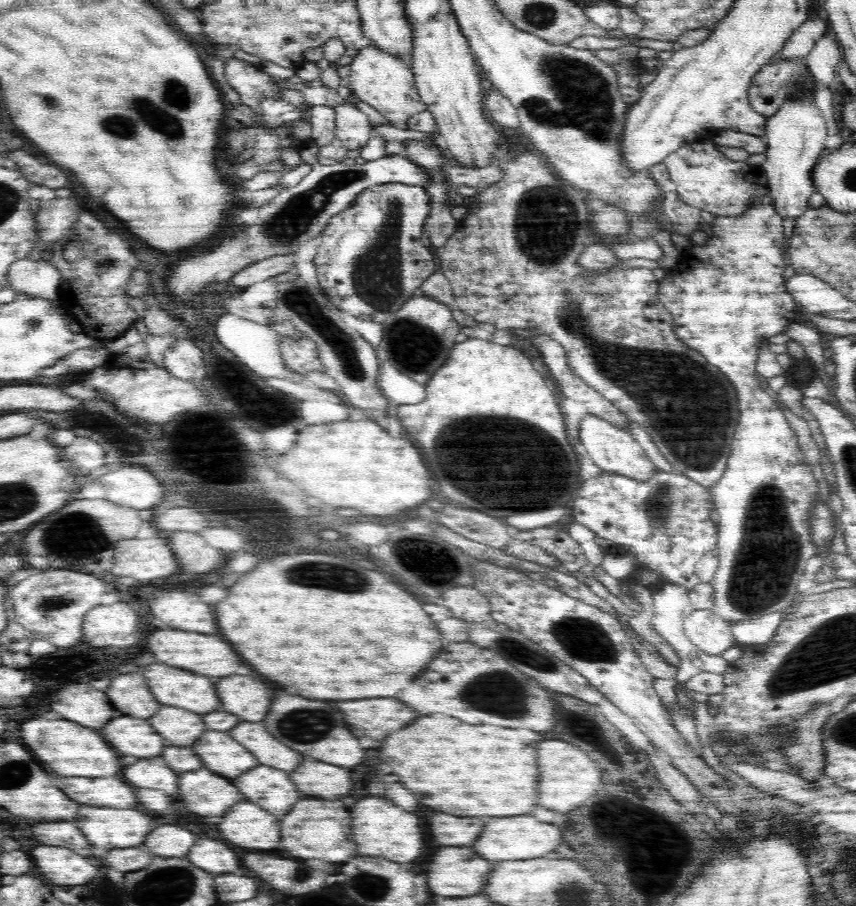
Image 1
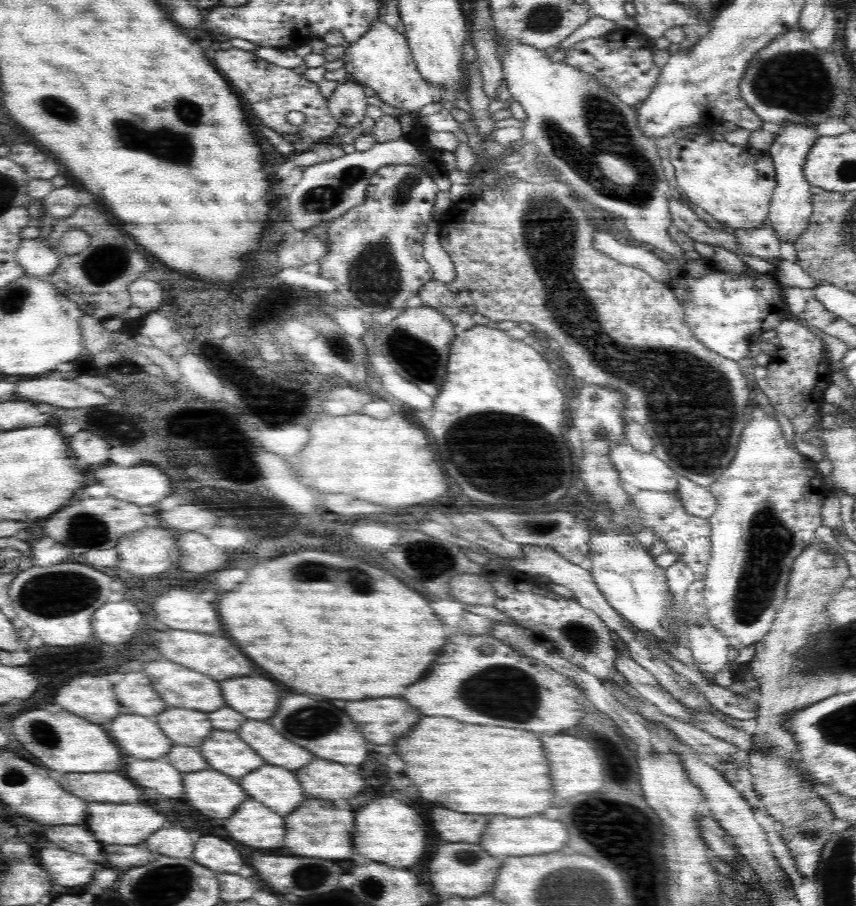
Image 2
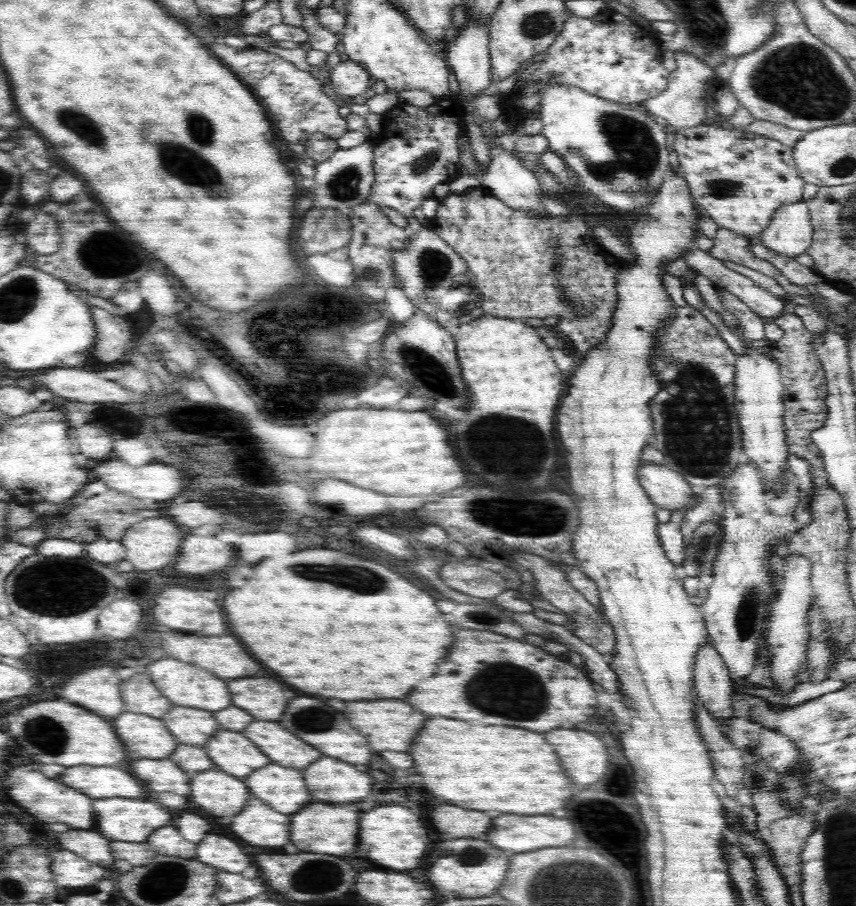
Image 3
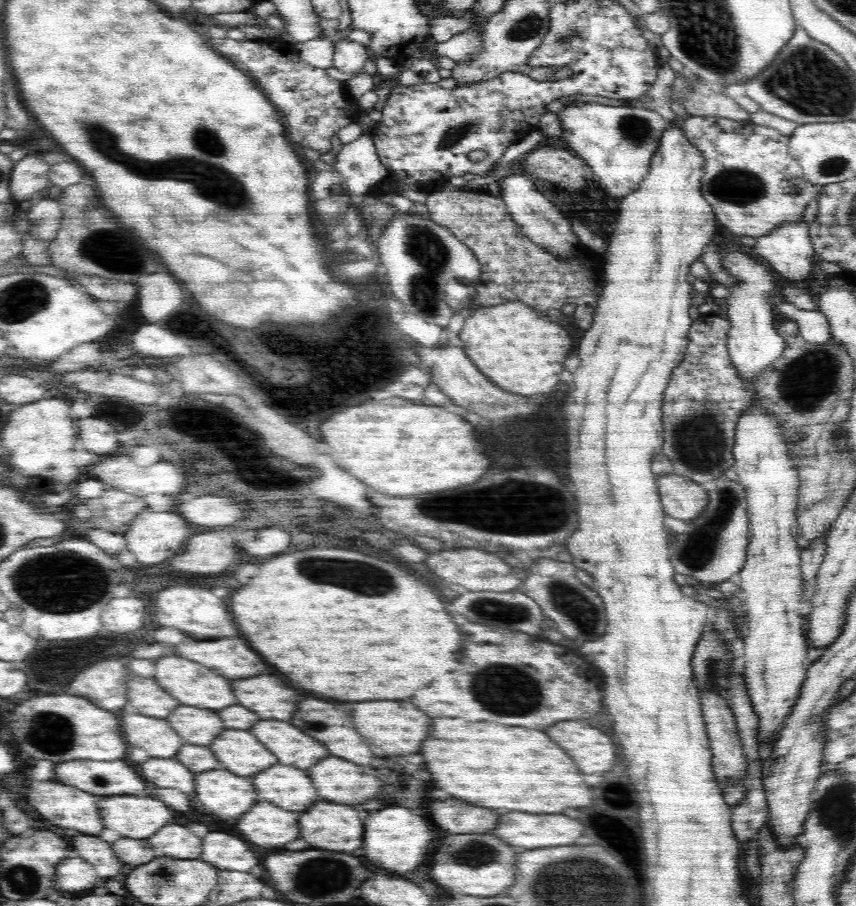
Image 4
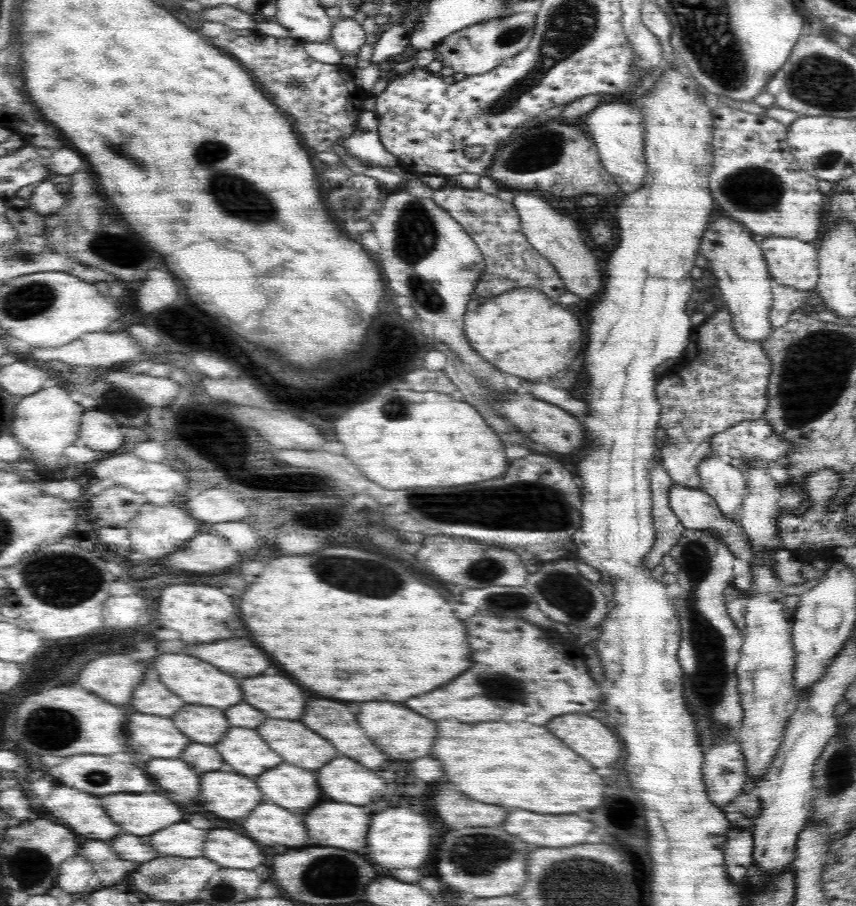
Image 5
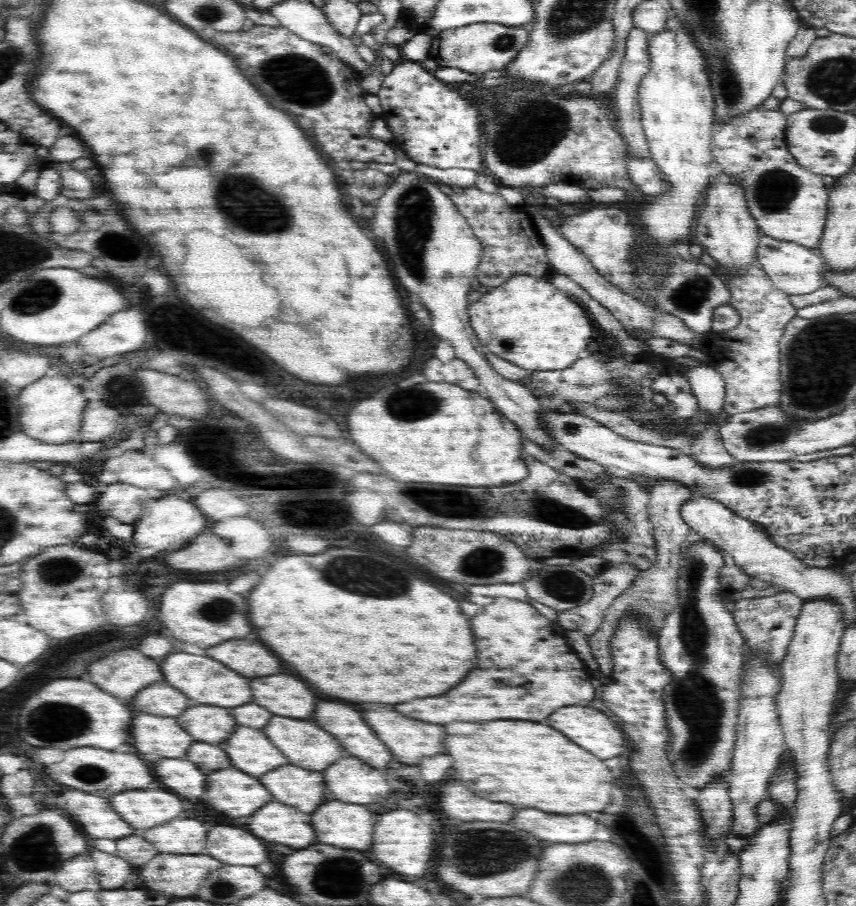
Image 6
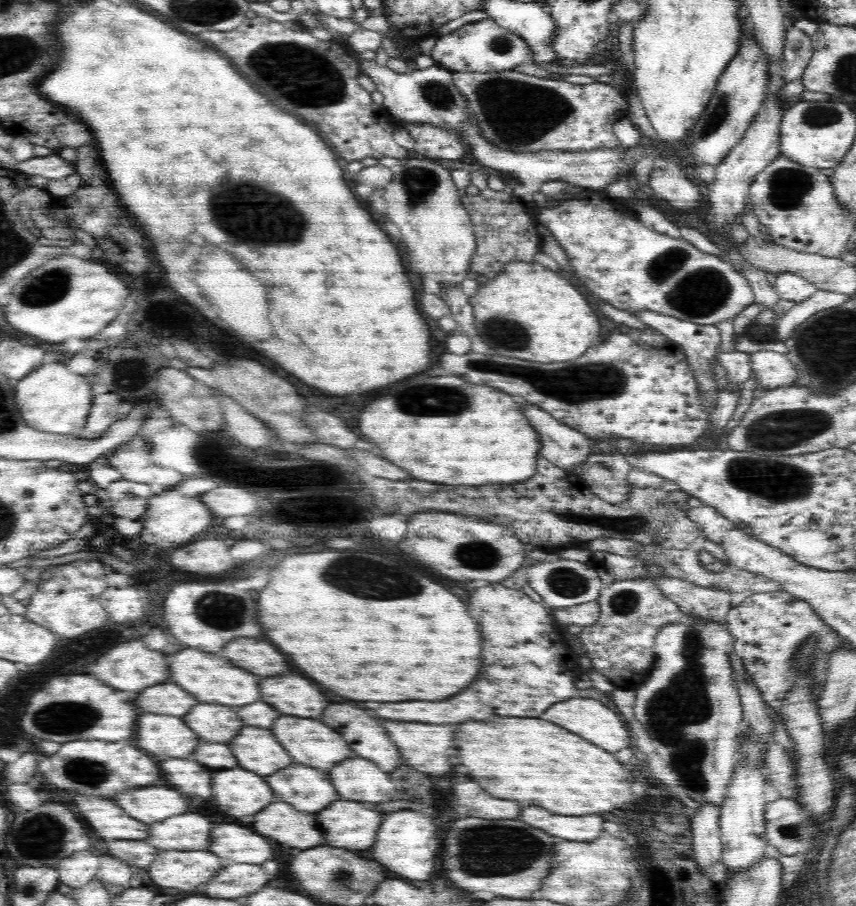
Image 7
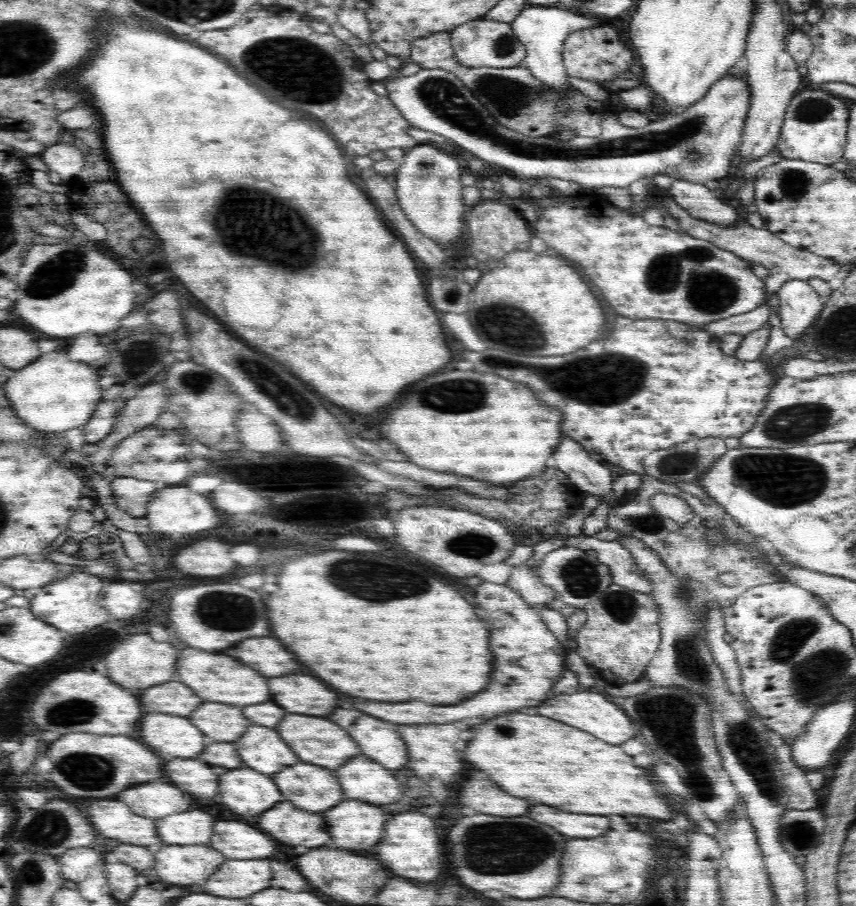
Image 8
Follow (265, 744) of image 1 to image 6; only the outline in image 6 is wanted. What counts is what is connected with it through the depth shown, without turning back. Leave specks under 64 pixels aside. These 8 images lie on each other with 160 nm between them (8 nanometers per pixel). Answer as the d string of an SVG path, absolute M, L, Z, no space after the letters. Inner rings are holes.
M272 716L272 720L266 724L264 732L274 742L274 746L278 746L288 756L290 764L306 766L306 770L324 770L332 762L336 762L338 758L348 756L346 750L340 746L340 742L332 734L324 732L322 728L318 728L316 724L312 724L308 720L294 720L294 718Z

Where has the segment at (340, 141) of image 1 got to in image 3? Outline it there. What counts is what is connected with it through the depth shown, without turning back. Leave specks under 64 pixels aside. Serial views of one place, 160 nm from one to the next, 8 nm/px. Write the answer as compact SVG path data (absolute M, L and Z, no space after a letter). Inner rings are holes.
M340 61L331 71L330 82L334 94L340 100L359 101L362 94L370 88L371 76L366 69L357 62Z

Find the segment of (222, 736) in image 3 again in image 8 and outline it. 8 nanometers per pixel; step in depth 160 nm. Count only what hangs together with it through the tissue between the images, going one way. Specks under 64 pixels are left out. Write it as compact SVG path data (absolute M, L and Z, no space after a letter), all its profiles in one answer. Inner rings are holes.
M250 726L250 730L246 730L234 744L242 762L262 774L276 774L298 762L290 746L282 742L274 730L264 726Z

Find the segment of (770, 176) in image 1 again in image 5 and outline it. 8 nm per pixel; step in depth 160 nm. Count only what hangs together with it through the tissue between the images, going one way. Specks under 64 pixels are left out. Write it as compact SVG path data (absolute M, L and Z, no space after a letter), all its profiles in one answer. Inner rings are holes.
M774 235L759 243L770 278L792 288L812 291L819 281L816 243Z

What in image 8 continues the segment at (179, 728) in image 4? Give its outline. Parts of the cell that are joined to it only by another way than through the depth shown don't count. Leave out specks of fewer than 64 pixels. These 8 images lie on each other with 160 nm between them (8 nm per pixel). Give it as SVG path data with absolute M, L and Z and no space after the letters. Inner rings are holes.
M204 702L188 718L216 742L232 742L240 738L250 726L250 720L242 714L242 708L218 702Z

